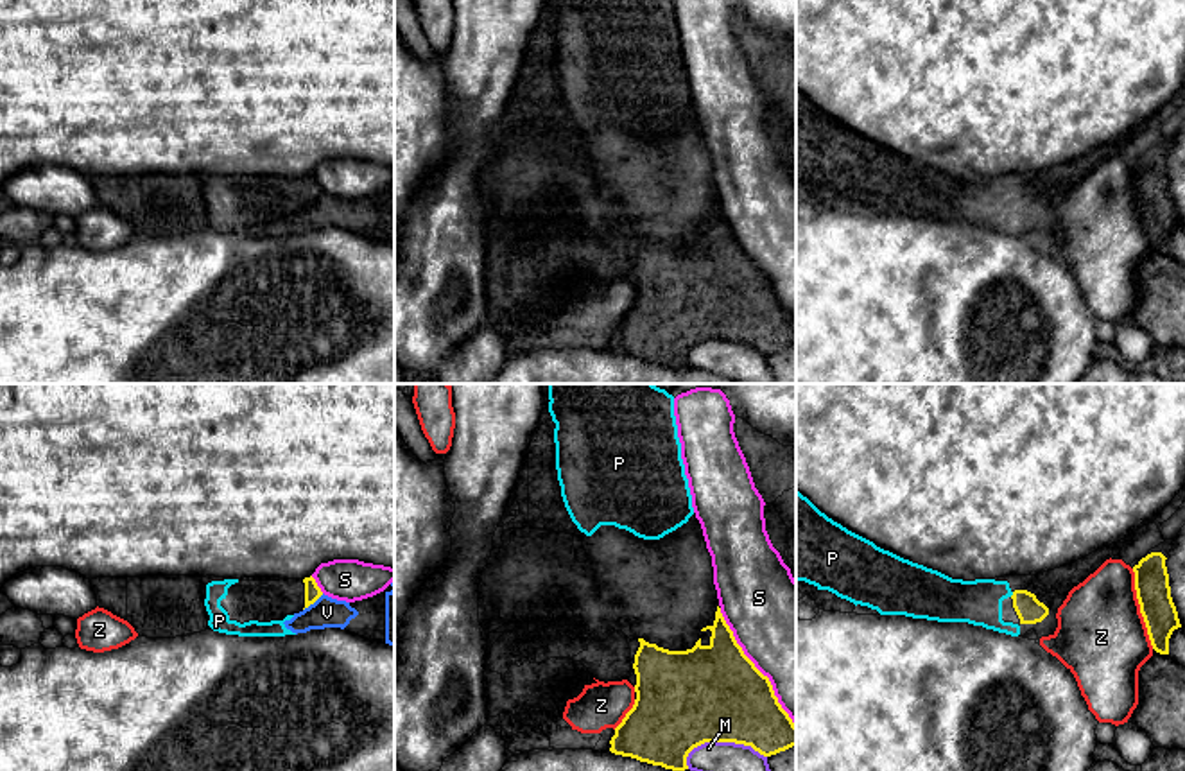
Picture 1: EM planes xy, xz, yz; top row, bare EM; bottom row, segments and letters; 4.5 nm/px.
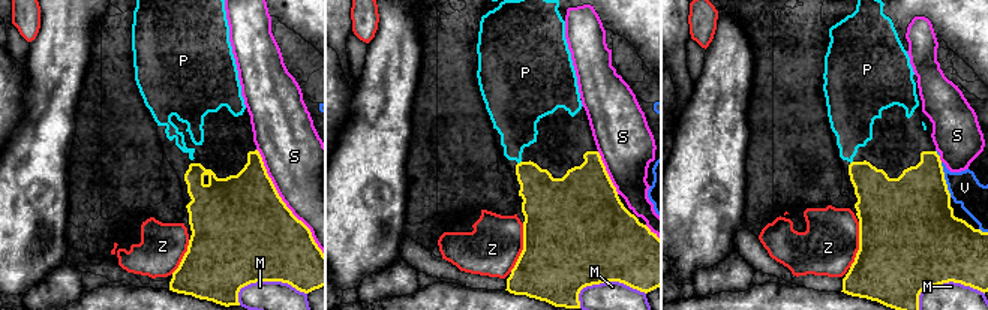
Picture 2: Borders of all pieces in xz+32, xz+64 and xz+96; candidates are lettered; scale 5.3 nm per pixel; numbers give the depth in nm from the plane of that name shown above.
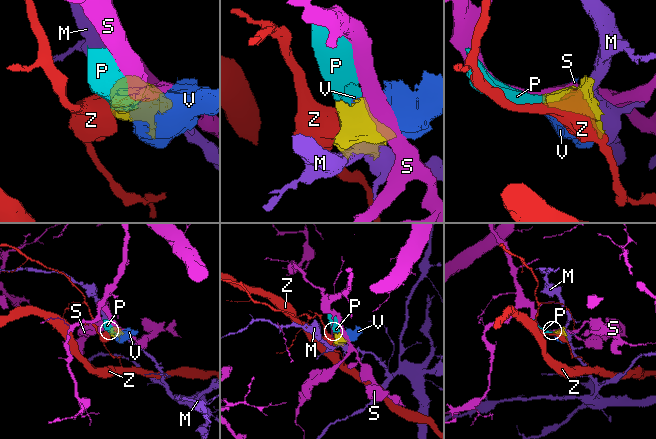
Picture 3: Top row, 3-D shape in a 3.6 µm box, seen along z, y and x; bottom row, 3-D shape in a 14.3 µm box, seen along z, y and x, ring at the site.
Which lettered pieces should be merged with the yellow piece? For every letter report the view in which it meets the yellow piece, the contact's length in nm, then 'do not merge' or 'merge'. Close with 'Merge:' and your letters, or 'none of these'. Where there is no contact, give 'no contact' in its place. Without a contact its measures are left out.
M: contact in xz; length 380 nm; do not merge
P: contact in yz; length 30 nm; merge
S: contact in xz; length 650 nm; do not merge
V: contact in xy; length 120 nm; do not merge
Z: contact in yz; length 380 nm; do not merge
Merge: P

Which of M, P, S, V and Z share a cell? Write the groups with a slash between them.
M / P / S / V / Z

